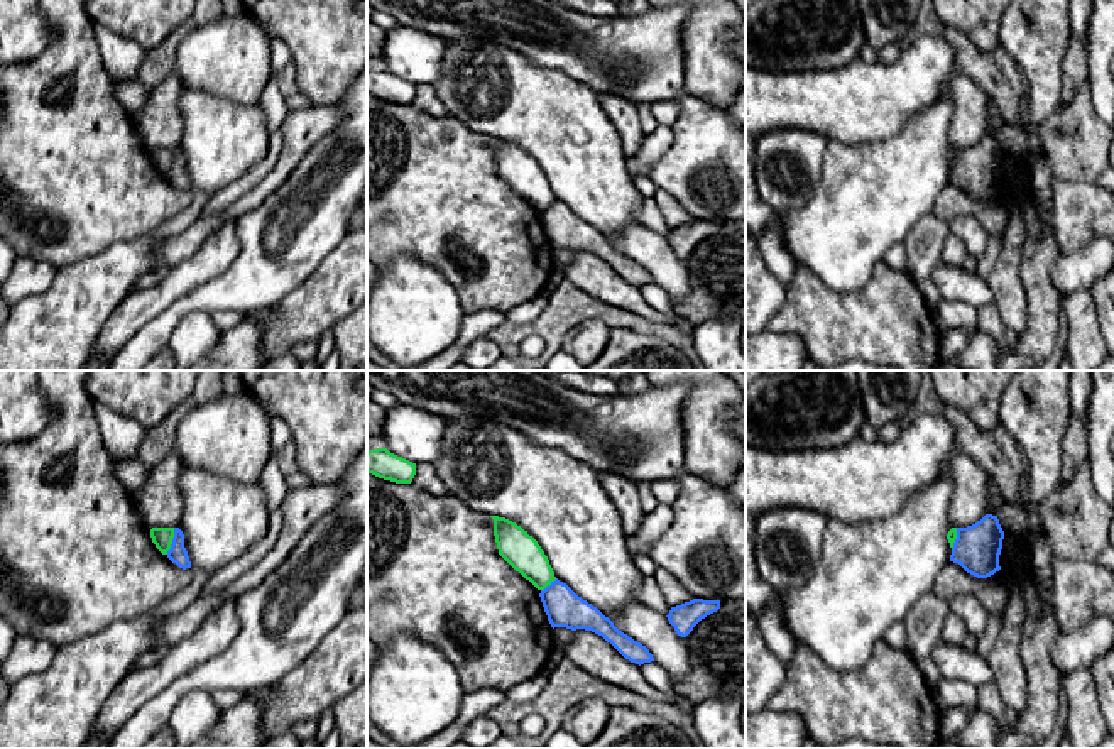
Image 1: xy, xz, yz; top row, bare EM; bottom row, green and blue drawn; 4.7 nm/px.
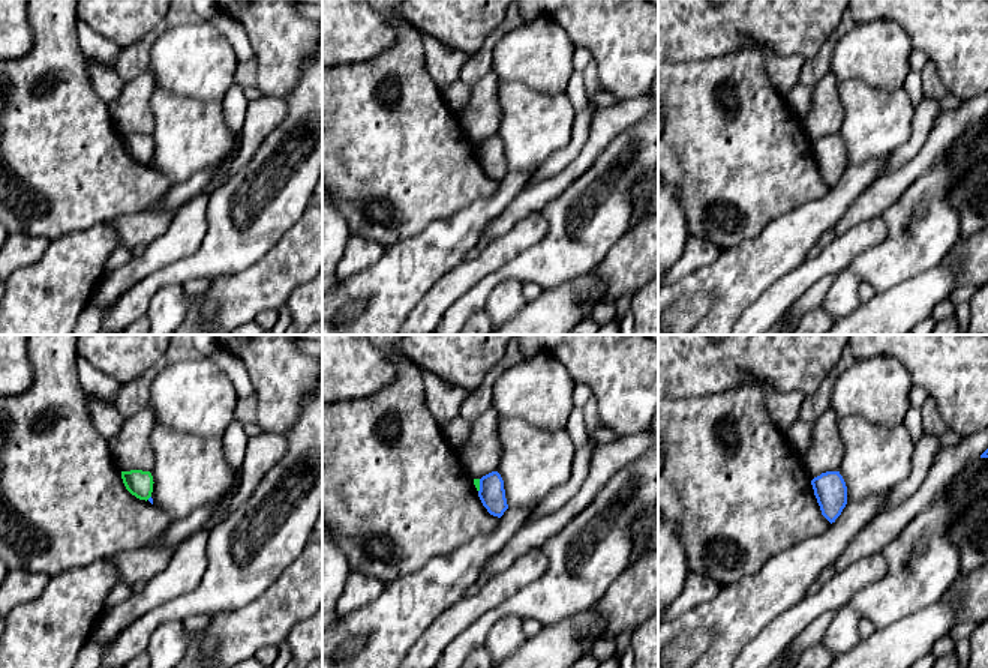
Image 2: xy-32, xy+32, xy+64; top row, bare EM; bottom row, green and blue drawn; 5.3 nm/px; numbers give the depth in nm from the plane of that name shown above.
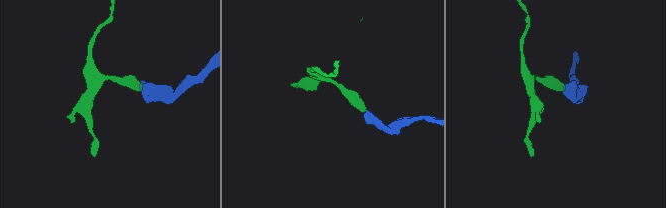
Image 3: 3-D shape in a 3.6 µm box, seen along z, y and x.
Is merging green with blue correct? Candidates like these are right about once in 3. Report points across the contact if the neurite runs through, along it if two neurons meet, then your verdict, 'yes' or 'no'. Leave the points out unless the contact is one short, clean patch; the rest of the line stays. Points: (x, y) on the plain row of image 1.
border along xy (174, 149), (171, 169), (166, 174); no

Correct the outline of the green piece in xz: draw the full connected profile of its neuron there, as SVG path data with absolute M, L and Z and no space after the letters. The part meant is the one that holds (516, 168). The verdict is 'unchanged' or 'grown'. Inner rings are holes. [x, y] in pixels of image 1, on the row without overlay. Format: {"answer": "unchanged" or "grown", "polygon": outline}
{"answer": "unchanged", "polygon": "M490 137L499 176L538 211L544 211L556 198L538 162L516 144Z"}

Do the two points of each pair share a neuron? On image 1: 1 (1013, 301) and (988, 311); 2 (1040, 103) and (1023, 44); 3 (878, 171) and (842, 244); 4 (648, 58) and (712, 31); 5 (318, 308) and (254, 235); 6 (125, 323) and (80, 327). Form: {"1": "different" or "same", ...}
{"1": "different", "2": "same", "3": "same", "4": "different", "5": "different", "6": "different"}

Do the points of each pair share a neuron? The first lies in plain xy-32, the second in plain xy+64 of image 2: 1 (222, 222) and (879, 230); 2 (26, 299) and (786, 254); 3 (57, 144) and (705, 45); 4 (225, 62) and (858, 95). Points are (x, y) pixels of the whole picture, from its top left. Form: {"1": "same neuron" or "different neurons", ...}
{"1": "different neurons", "2": "same neuron", "3": "different neurons", "4": "different neurons"}

